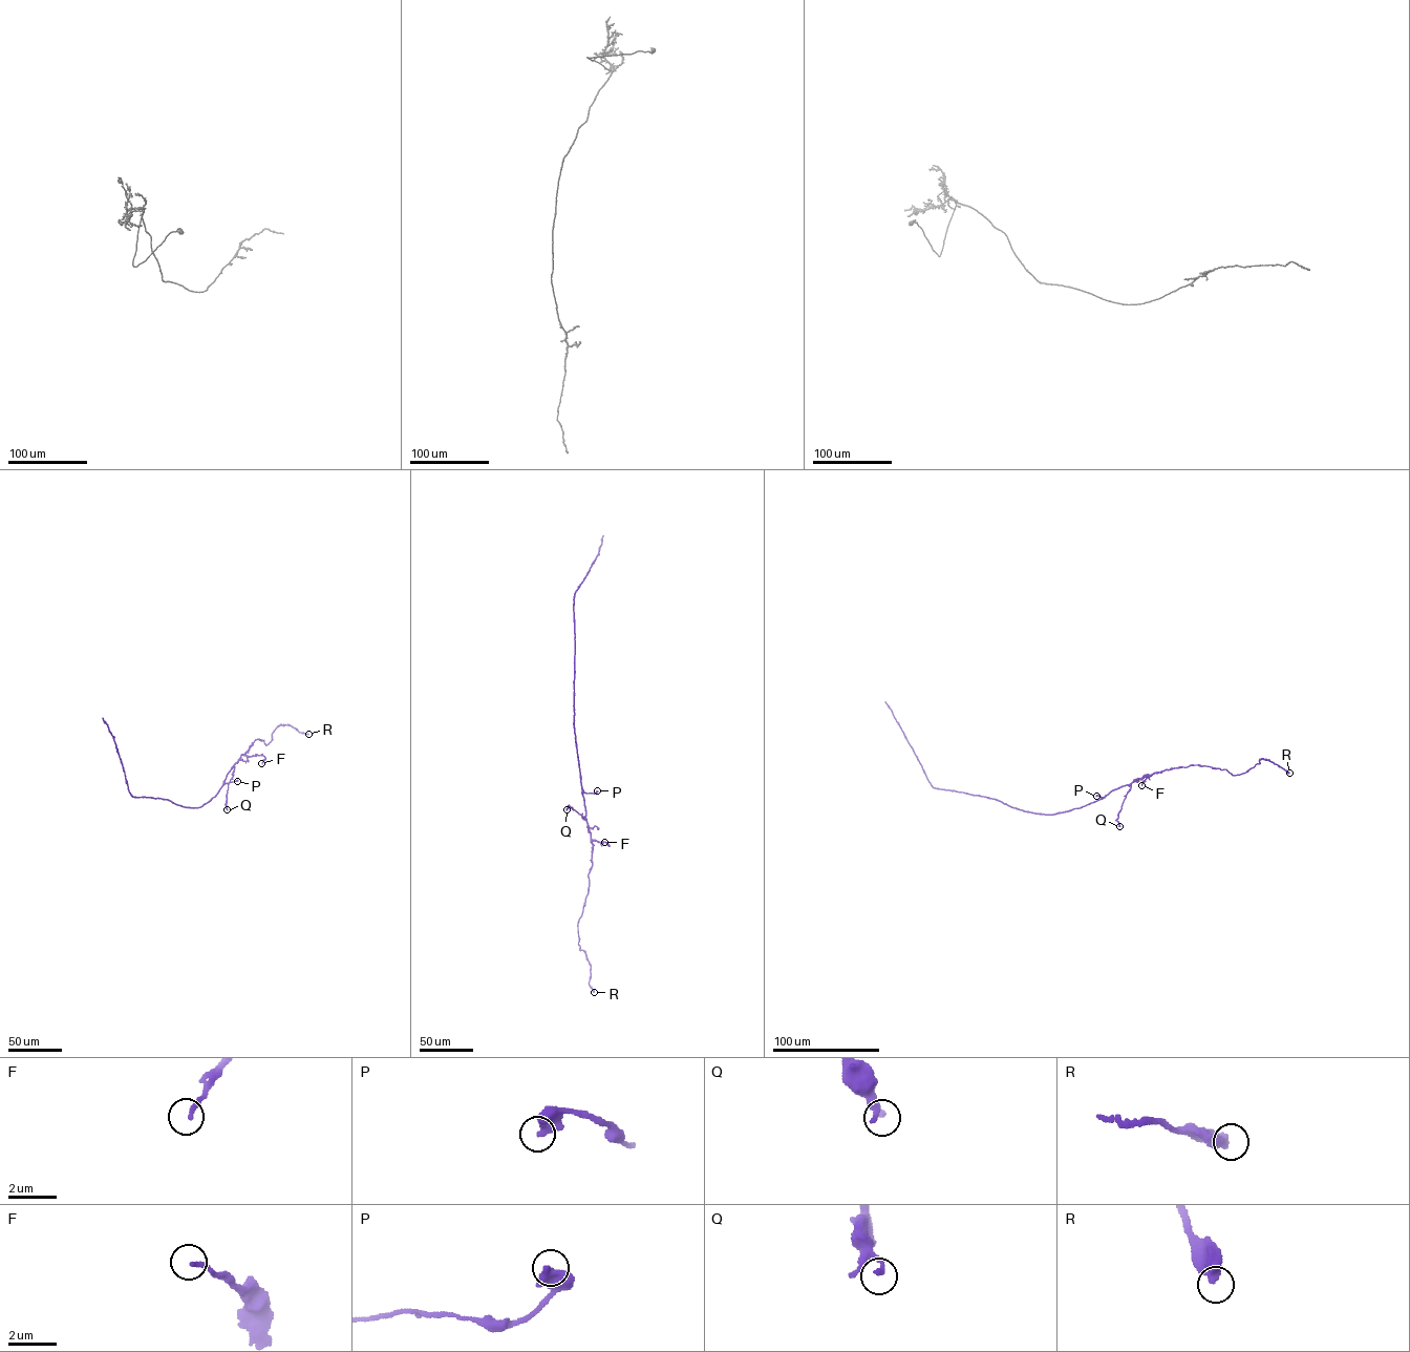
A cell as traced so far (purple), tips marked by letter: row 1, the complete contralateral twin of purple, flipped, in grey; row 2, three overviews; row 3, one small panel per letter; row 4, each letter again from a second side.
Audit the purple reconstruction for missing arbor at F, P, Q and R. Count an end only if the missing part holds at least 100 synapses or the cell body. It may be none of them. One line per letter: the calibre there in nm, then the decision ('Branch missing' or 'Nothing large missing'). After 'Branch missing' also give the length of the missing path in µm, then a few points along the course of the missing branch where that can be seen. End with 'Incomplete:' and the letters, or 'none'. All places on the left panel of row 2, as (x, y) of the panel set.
F: Thickness 200 nm. Nothing large missing
P: Thickness 420 nm. Nothing large missing
Q: Thickness 180 nm. Nothing large missing
R: Thickness 460 nm. Nothing large missing
Incomplete: none

